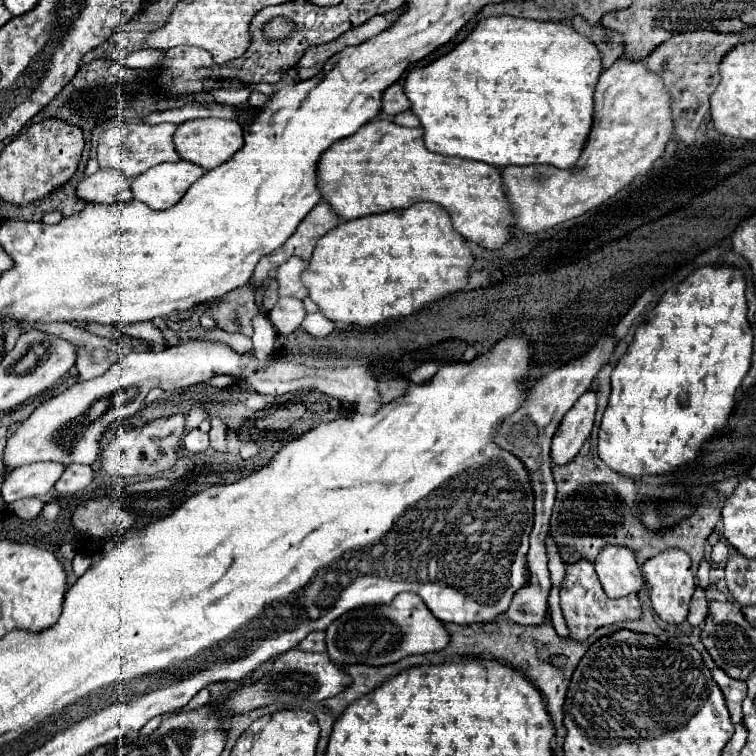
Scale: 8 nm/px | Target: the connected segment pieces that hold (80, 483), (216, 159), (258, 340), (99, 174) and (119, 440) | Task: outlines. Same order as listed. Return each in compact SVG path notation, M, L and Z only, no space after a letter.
M68 465L56 483L56 491L72 495L86 489L92 479L94 479L94 469L90 465Z
M192 119L188 123L180 123L174 133L174 147L184 161L196 163L206 171L226 163L242 145L244 145L244 129L236 121L228 119Z
M258 313L254 319L252 319L252 327L254 327L254 335L252 335L252 341L254 341L254 355L258 359L268 359L272 353L274 353L274 343L276 343L276 331L270 323L270 319L264 315L264 313Z
M98 169L94 175L84 177L76 185L76 195L86 203L100 203L100 205L112 205L118 201L132 199L128 179L116 169Z
M174 415L166 419L156 419L144 427L120 429L102 453L102 473L104 475L156 475L166 471L176 461L176 447L180 445L180 435L184 433L184 415Z

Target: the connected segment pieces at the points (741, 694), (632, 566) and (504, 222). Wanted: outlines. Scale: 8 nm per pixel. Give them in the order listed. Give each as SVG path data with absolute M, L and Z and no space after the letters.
M702 651L702 659L708 665L708 669L712 671L714 681L718 683L718 687L720 687L724 699L726 699L726 707L730 711L732 723L734 725L742 723L742 701L746 697L746 685L744 685L744 681L736 681L736 679L728 677L722 669L716 667L716 663L712 661L712 657L706 651Z
M604 545L594 565L598 579L610 599L626 597L642 589L644 581L640 575L640 567L634 559L634 553L628 547Z
M374 119L366 123L362 129L358 129L354 135L336 141L322 155L318 167L320 167L318 183L320 183L322 199L326 199L332 205L332 209L346 221L372 215L372 213L382 213L382 211L408 209L410 205L418 201L432 201L432 203L442 205L450 213L456 231L472 243L498 251L512 237L514 213L506 199L506 189L502 183L500 169L488 163L458 159L458 157L444 157L444 155L428 151L424 145L422 129L408 129L386 119Z

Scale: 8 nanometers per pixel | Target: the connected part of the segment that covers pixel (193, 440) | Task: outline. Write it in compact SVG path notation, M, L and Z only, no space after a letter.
M192 429L186 437L184 437L184 447L190 451L190 453L202 453L206 451L210 445L208 441L208 435L202 433L200 429Z

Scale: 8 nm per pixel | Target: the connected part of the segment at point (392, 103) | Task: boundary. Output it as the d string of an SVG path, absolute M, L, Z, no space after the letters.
M402 81L394 83L392 87L386 89L384 97L382 97L382 113L386 115L398 115L402 111L408 111L410 109L410 101L404 93L404 85Z

